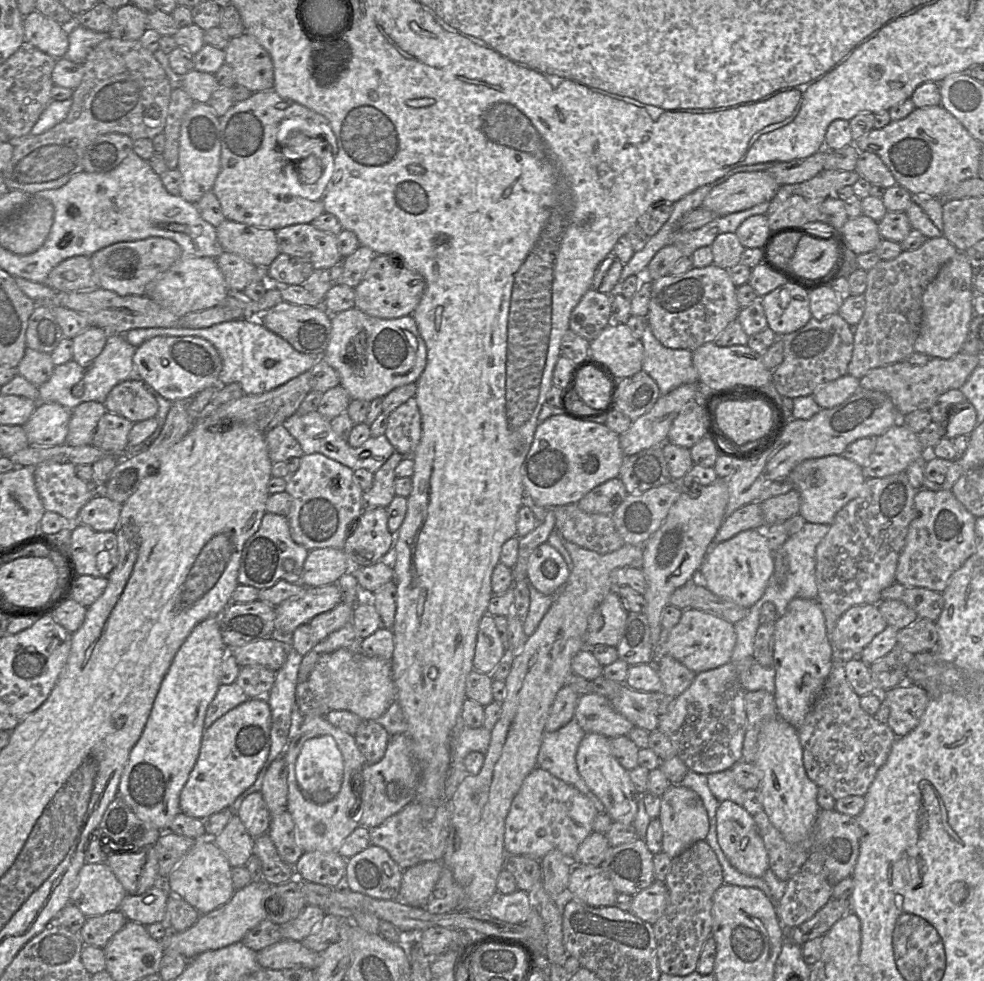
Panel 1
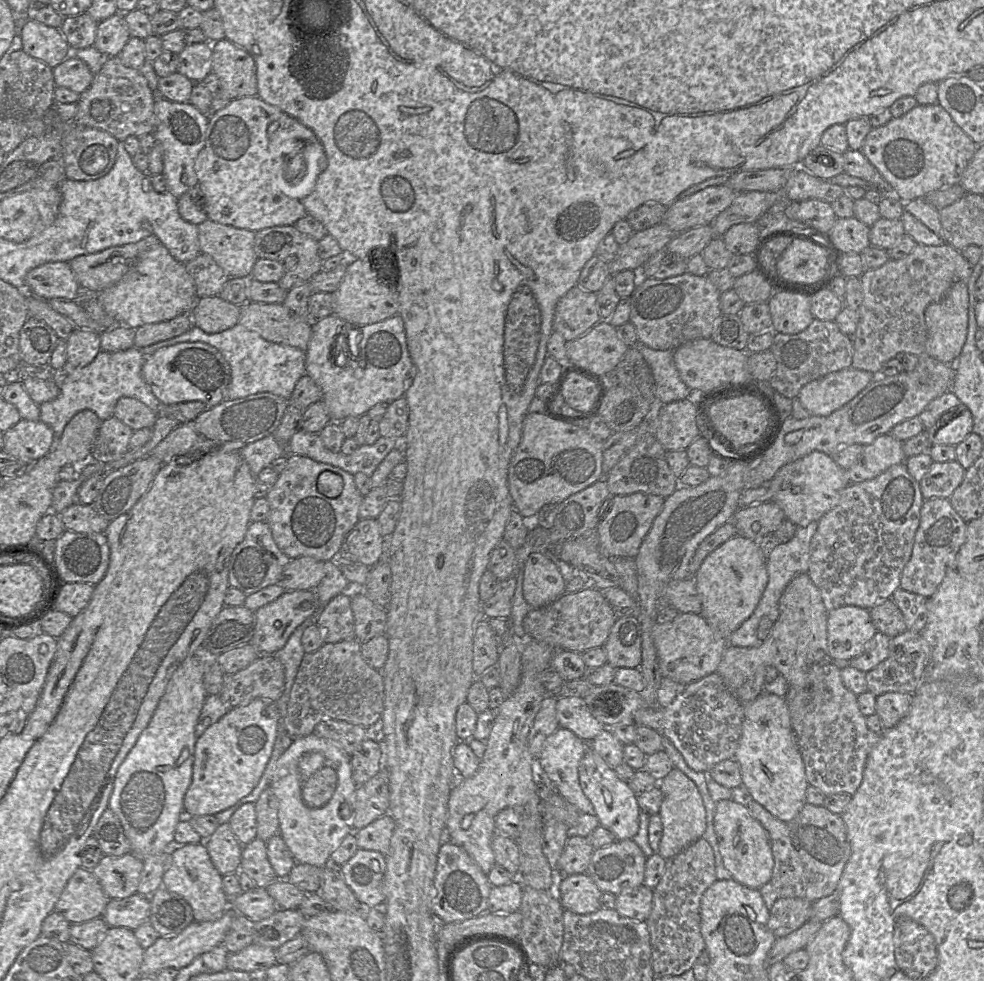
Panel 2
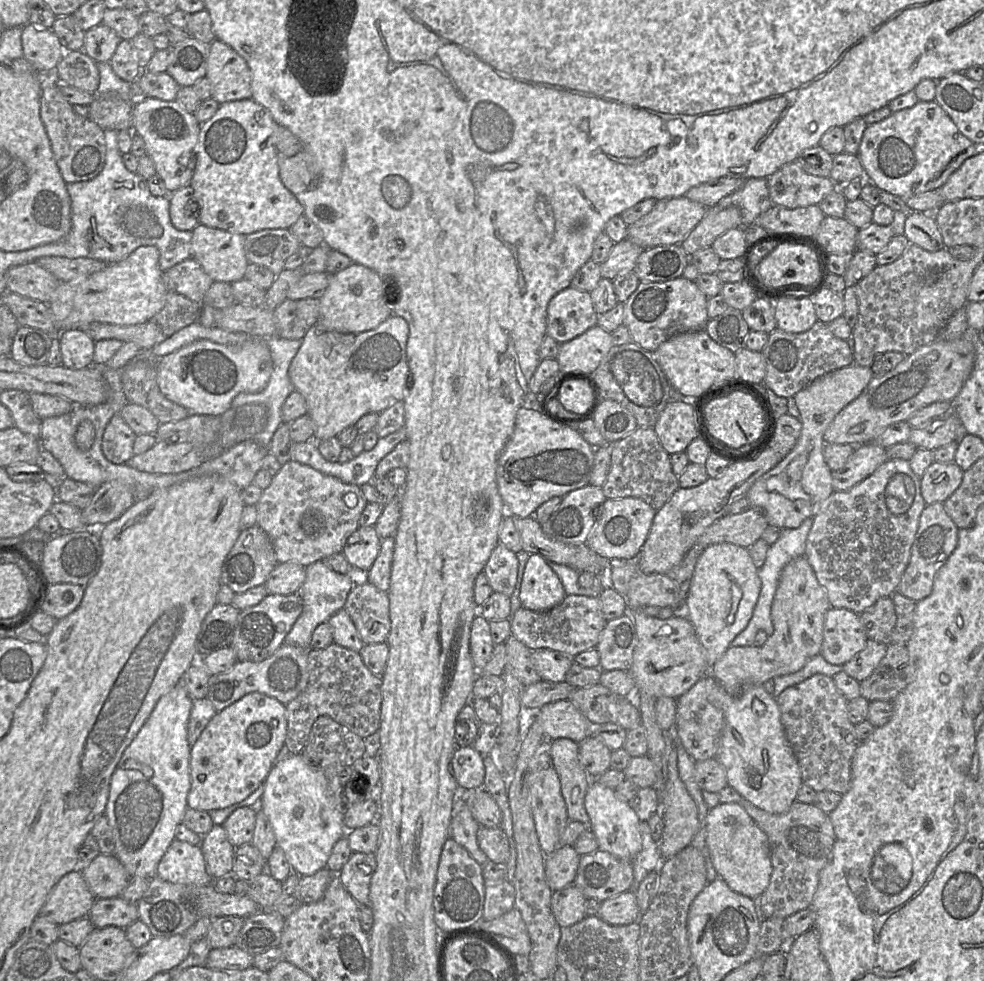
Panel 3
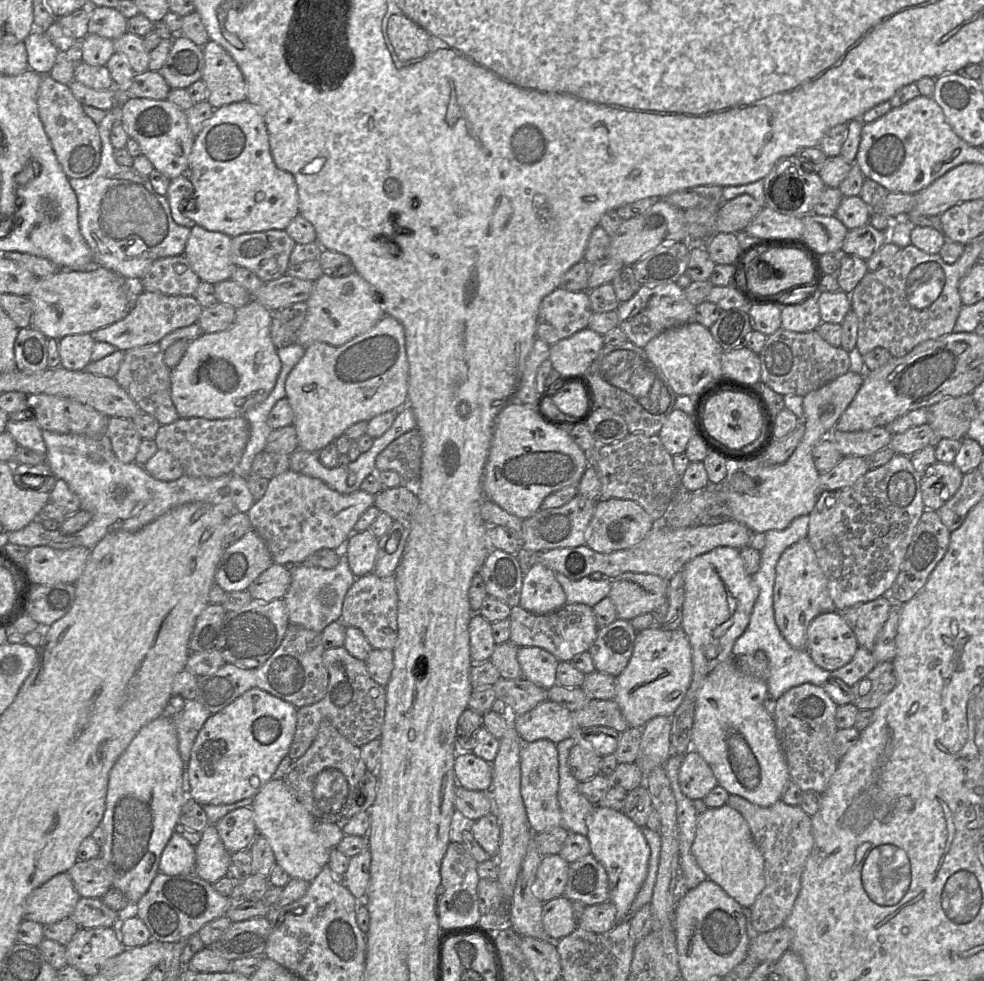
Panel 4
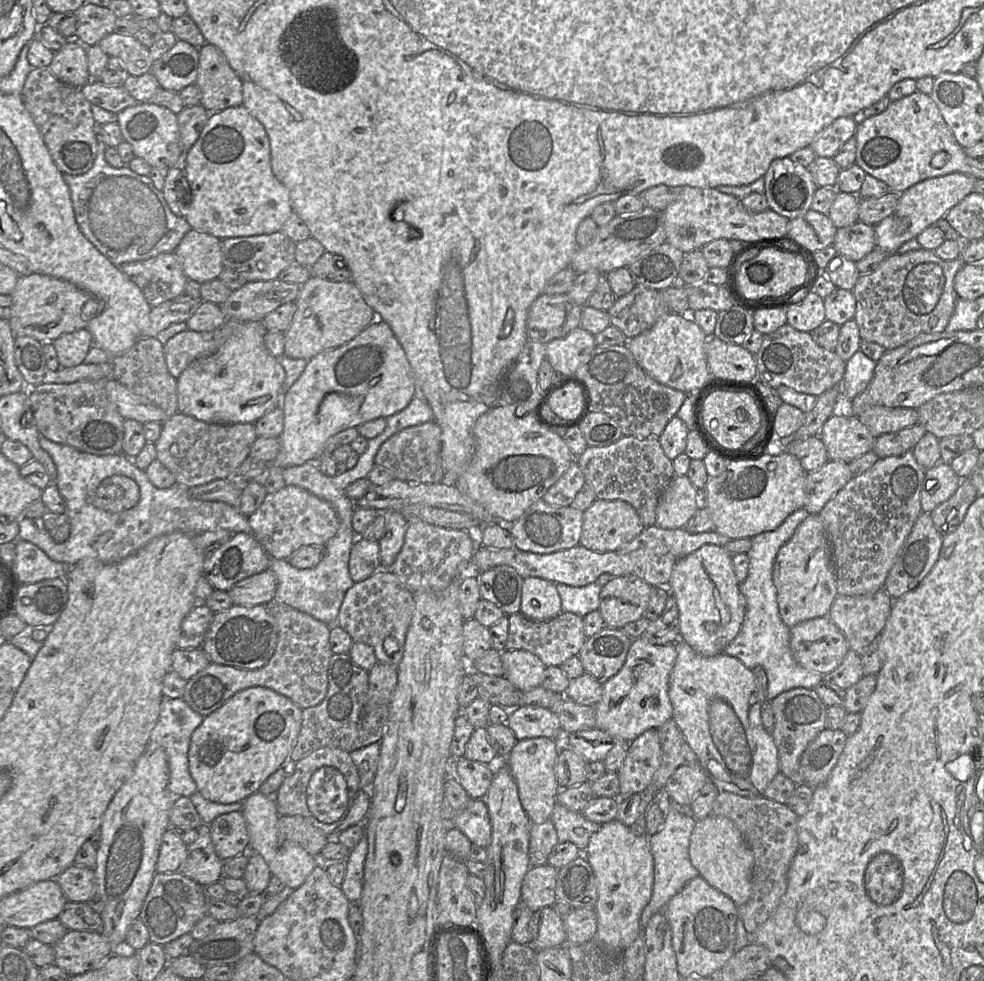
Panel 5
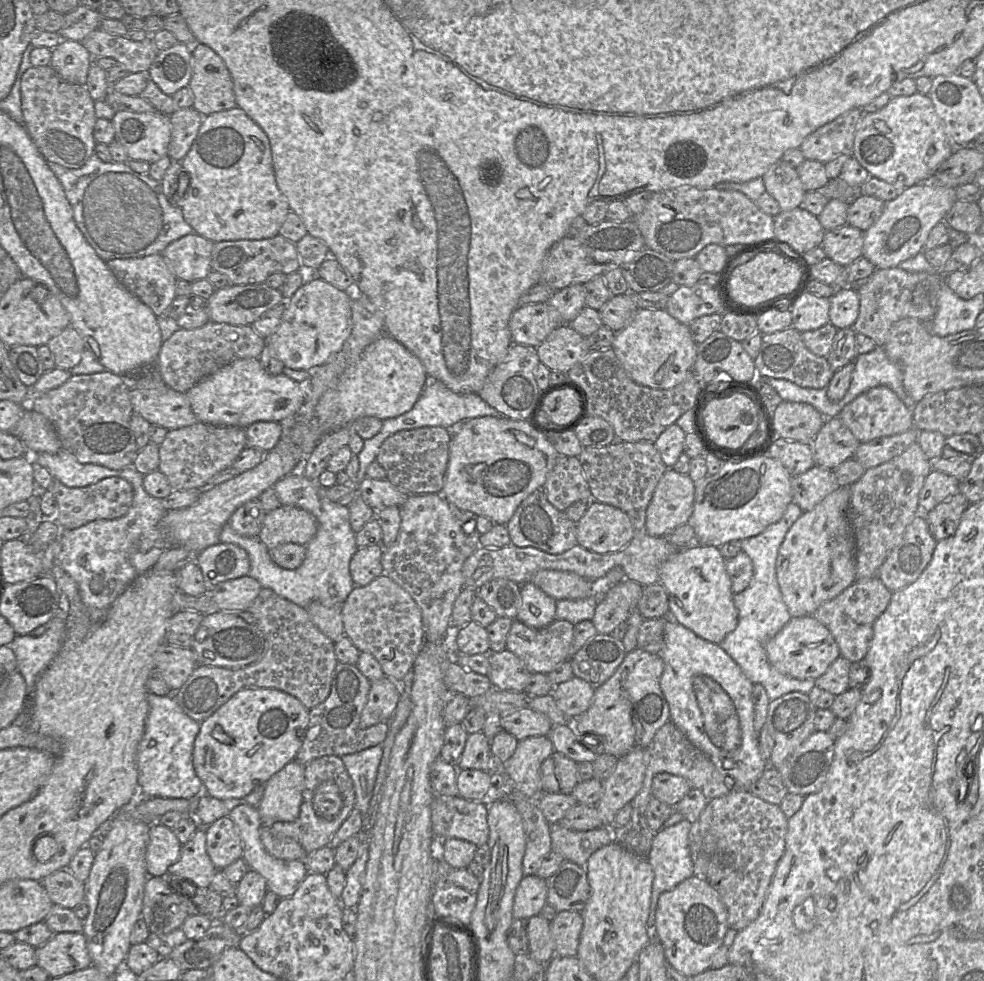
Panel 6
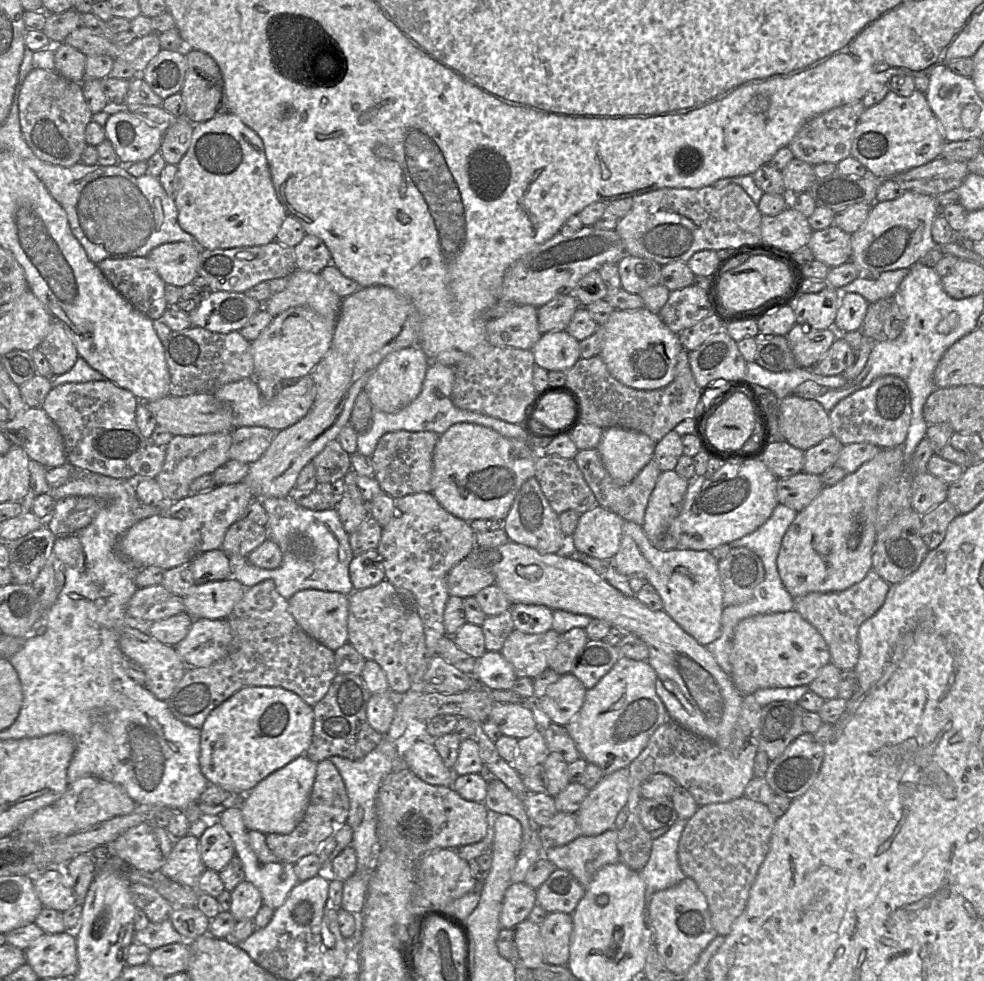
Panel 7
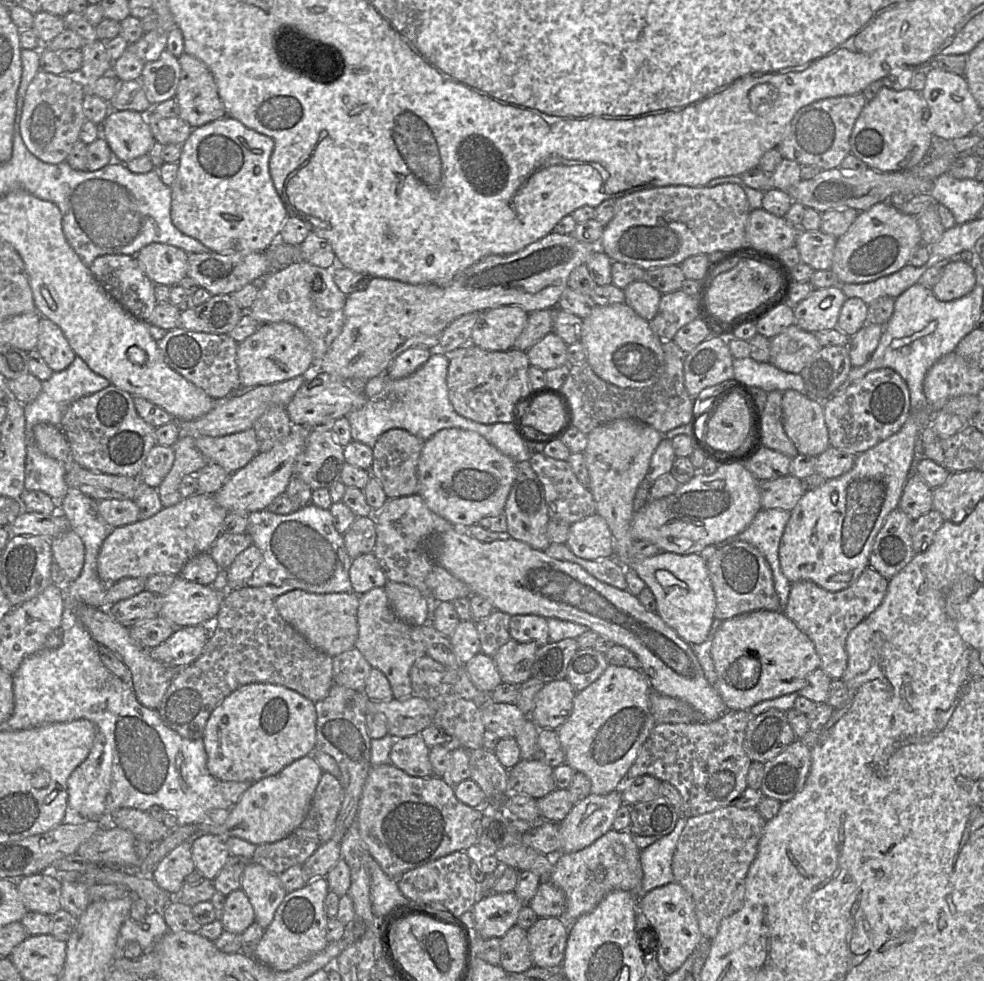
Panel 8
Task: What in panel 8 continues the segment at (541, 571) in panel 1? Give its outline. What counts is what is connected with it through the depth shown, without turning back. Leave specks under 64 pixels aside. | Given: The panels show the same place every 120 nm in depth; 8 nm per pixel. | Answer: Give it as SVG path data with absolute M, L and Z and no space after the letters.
M516 614L509 623L510 638L521 642L536 642L539 646L548 642L547 619L533 614Z

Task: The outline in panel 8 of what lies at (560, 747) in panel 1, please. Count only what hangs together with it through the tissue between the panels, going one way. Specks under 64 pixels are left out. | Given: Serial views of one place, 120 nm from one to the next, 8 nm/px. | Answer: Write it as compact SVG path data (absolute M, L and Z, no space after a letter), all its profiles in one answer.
M609 830L591 845L571 853L559 853L553 857L553 869L549 879L565 895L565 910L561 918L570 927L579 917L591 912L613 890L625 890L640 898L639 887L643 878L640 849L634 843L629 830Z

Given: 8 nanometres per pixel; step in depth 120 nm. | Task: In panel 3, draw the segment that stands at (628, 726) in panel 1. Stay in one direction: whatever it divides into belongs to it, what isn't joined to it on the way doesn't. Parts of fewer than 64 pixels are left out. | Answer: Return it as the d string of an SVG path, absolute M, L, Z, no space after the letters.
M558 700L542 706L535 712L547 741L568 738L580 743L592 735L592 726L574 704Z

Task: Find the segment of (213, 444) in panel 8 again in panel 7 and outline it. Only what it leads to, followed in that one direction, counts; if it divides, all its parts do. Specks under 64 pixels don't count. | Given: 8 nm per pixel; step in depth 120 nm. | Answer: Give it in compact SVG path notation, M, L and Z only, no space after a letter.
M238 427L231 431L230 460L252 464L272 443L276 432L266 427Z

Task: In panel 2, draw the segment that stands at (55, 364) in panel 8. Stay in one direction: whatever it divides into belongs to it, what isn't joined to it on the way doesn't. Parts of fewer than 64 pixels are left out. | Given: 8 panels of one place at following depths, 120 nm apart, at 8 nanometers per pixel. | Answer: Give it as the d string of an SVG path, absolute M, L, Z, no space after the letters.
M75 328L66 339L68 368L82 368L89 365L101 351L100 334Z

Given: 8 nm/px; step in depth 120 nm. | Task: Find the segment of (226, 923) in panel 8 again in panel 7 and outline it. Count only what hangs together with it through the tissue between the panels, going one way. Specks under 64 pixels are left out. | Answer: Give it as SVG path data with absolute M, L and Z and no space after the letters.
M246 880L231 891L229 911L236 921L253 920L262 905L263 900L259 890Z

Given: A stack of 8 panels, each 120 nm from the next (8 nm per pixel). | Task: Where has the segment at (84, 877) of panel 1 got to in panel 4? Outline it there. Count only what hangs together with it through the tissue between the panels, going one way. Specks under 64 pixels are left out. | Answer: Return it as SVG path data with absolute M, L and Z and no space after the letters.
M60 873L34 889L25 905L25 920L49 925L69 918L80 899L68 873Z

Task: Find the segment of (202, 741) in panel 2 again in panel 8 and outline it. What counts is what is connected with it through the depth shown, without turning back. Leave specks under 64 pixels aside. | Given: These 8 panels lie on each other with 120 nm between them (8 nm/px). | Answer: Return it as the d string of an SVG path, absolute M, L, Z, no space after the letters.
M248 684L215 707L201 739L207 754L207 769L214 778L254 783L279 773L315 748L315 703L281 685Z

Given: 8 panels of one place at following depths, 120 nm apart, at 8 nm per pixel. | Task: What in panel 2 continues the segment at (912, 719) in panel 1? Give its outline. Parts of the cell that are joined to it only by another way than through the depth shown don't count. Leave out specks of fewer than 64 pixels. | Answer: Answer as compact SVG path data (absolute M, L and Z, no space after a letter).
M887 692L876 697L876 714L879 716L883 730L896 726L909 712L912 694Z

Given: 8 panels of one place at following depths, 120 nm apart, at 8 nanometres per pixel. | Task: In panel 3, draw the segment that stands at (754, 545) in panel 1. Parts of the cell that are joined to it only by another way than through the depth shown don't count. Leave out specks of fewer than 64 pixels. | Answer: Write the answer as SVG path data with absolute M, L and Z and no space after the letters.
M731 543L713 544L699 556L684 601L684 614L695 628L705 649L709 667L725 653L735 637L748 625L761 591L758 568L748 549Z

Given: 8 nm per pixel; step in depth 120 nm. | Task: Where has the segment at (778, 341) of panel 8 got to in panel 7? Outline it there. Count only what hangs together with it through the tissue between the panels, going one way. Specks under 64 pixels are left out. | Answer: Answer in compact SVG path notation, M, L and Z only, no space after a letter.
M795 324L786 335L798 367L813 368L830 349L838 333L832 329L814 330Z

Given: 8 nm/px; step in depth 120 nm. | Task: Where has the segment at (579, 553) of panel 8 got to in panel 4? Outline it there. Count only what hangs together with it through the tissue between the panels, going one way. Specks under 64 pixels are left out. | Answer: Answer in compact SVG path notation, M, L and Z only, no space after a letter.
M619 498L598 499L588 526L585 545L600 553L624 550L640 542L653 527L653 520L637 502Z

